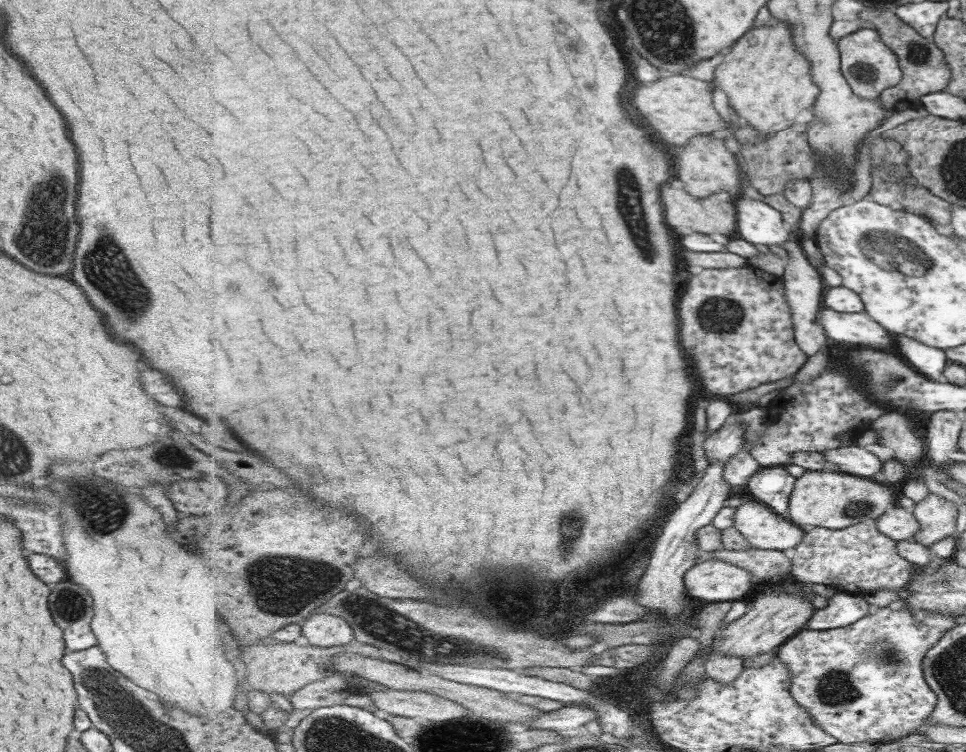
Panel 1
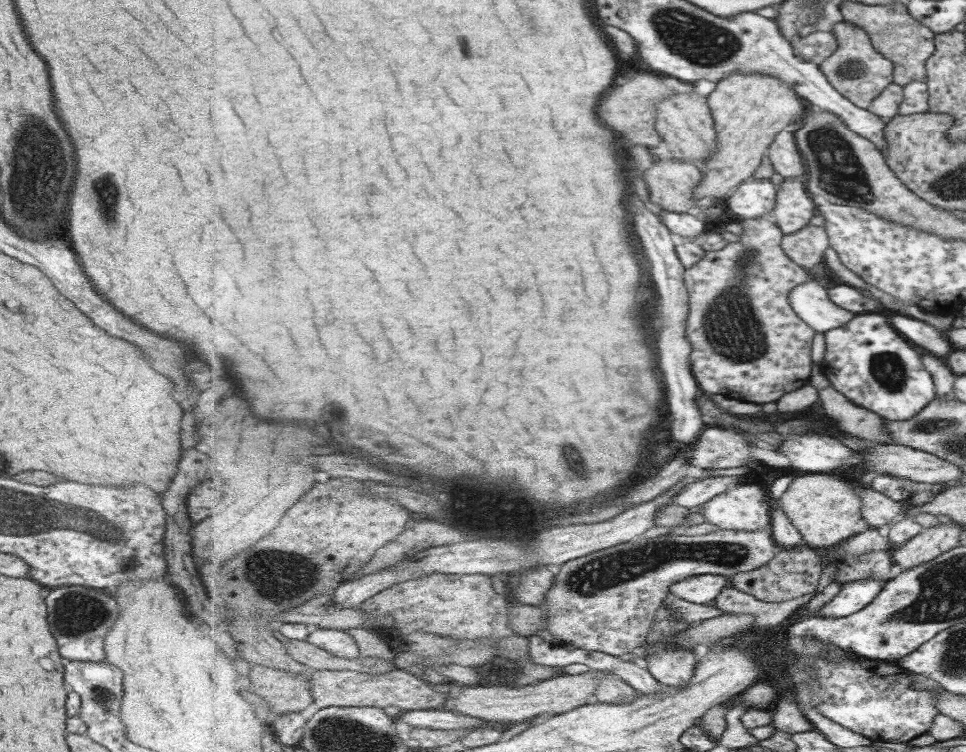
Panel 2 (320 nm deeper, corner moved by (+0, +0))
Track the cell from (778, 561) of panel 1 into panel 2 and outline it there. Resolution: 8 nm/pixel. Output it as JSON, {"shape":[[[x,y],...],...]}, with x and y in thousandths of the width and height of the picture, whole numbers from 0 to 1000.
{"shape":[[[798,702],[783,706],[744,703],[726,713],[711,713],[706,707],[693,707],[677,715],[666,713],[657,719],[590,745],[576,755],[573,778],[561,803],[567,814],[562,830],[581,856],[643,874],[643,870],[663,864],[670,856],[675,830],[680,824],[687,799],[695,791],[694,782],[699,774],[725,763],[757,769],[764,761],[775,761],[796,750],[810,731],[811,727],[801,717]]]}

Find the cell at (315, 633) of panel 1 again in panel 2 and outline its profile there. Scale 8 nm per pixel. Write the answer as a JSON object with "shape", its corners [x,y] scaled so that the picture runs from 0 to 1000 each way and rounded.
{"shape":[[[326,835],[323,836],[323,843],[317,851],[353,875],[375,872],[373,859],[370,859],[367,848],[353,836]]]}

